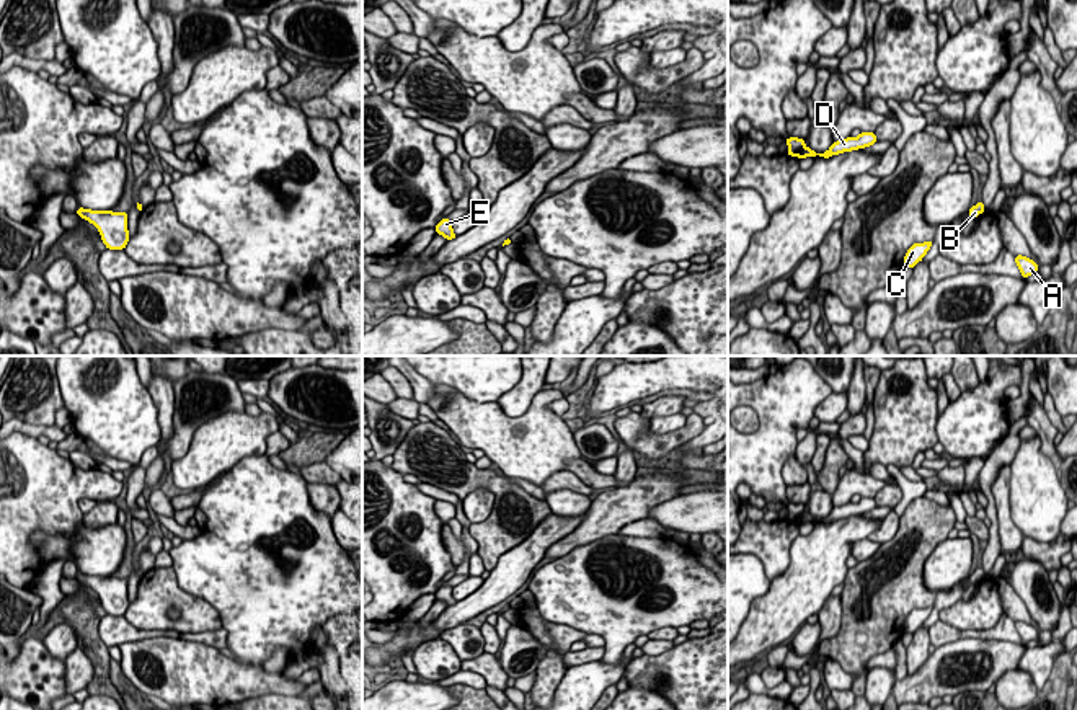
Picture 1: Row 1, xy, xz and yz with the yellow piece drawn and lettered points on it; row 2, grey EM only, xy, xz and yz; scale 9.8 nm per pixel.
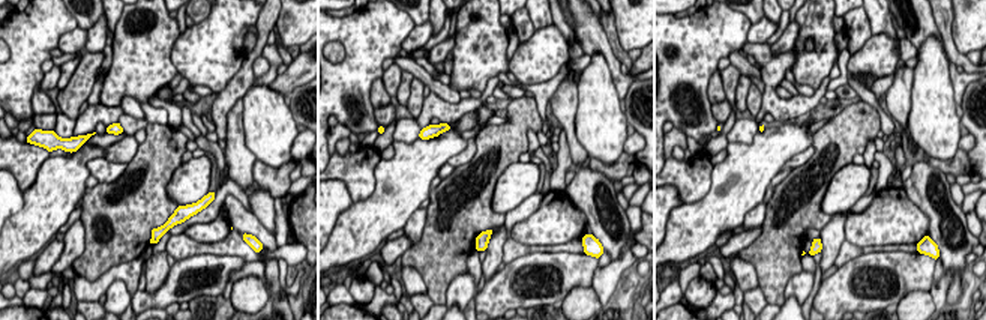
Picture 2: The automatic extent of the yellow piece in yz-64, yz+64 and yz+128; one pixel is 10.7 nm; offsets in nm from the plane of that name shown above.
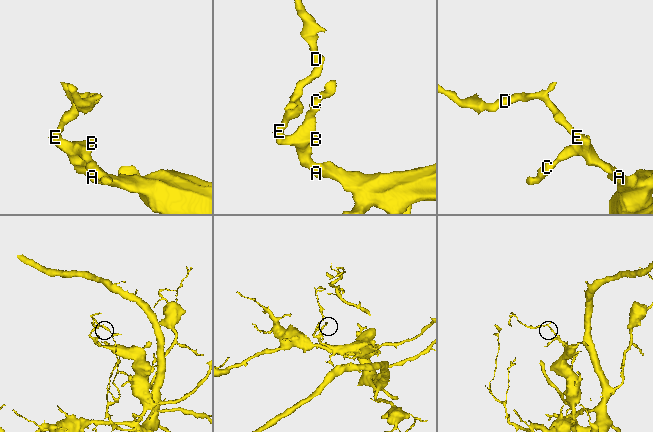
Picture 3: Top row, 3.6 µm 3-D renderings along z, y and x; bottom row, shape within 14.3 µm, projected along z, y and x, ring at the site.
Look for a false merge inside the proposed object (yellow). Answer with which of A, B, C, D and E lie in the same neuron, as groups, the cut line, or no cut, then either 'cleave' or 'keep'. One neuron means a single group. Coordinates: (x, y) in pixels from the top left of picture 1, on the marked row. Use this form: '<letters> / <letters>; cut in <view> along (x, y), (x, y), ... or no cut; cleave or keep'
A B C D E; no cut; keep

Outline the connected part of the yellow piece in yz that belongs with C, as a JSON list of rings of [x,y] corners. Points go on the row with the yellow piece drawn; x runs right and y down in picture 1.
[[[933,240],[925,243],[914,243],[904,256],[904,268],[914,268],[919,261],[922,261],[922,258],[930,250],[932,243]]]

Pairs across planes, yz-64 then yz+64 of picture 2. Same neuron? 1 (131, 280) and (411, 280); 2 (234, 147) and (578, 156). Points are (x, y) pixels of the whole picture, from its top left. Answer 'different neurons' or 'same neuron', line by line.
1: same neuron
2: same neuron

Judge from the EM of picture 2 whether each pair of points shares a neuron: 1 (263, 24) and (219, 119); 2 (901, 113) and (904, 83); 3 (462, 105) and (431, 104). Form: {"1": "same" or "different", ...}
{"1": "same", "2": "same", "3": "same"}

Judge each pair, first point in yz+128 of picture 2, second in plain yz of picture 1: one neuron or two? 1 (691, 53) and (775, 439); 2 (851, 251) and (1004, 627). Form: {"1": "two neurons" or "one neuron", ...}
{"1": "one neuron", "2": "one neuron"}

